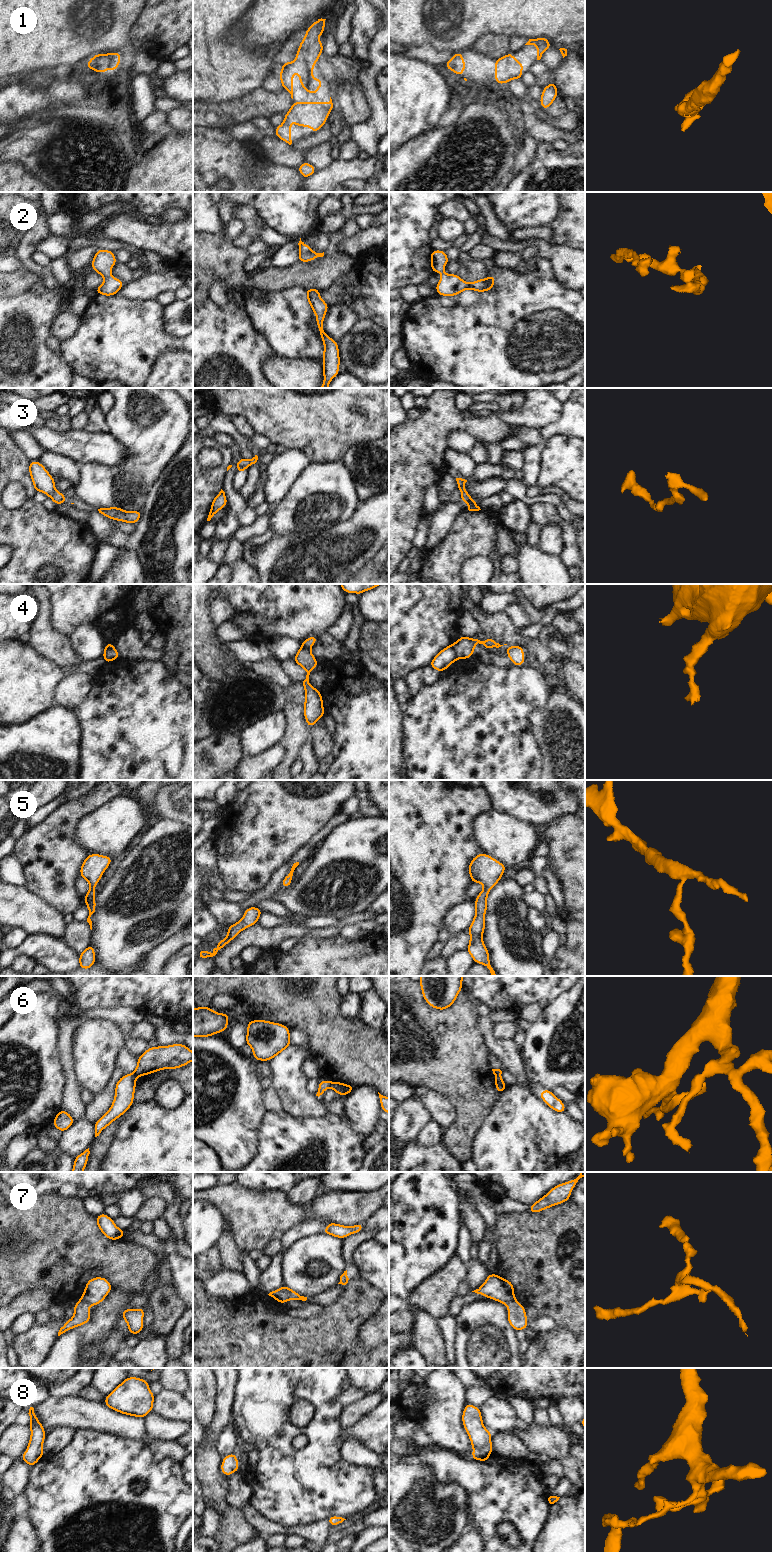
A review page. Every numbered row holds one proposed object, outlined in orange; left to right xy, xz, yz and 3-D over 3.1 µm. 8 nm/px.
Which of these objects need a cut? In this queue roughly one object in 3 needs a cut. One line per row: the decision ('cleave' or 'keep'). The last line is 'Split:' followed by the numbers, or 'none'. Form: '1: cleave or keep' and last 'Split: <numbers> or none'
1: keep
2: keep
3: keep
4: cleave
5: keep
6: cleave
7: cleave
8: keep
Split: 4, 6, 7

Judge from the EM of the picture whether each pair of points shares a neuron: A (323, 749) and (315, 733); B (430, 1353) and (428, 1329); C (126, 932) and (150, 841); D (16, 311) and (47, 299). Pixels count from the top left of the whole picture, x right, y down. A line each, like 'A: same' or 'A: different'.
A: same
B: same
C: same
D: same

